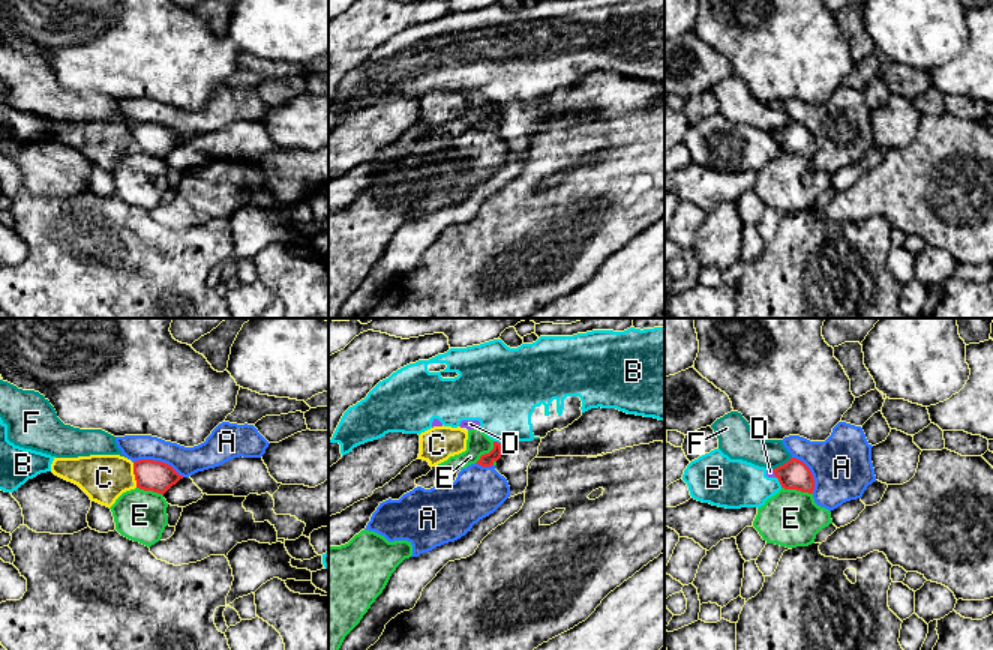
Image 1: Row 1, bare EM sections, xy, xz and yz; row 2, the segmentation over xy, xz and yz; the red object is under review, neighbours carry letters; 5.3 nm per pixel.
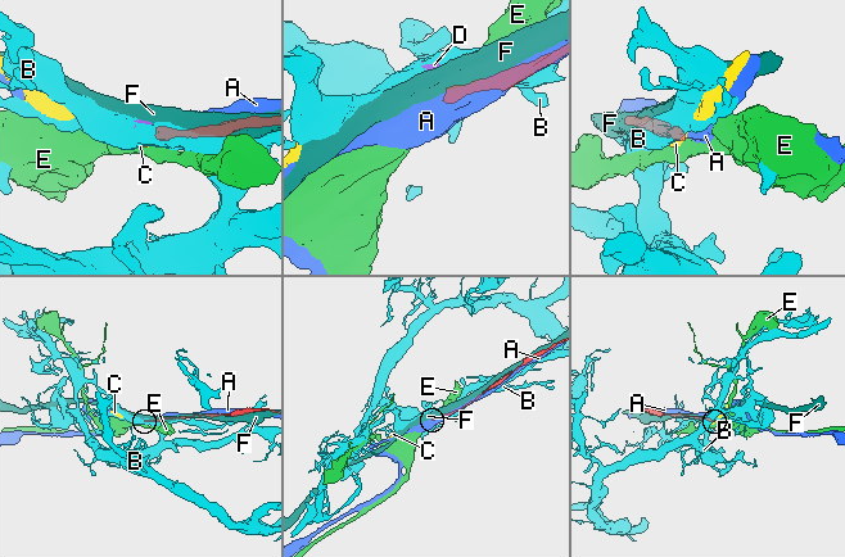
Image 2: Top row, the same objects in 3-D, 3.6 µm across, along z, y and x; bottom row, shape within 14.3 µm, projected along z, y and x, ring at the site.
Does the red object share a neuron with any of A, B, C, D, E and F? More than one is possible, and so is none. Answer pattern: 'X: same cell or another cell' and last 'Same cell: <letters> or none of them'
A: another cell
B: another cell
C: same cell
D: another cell
E: another cell
F: another cell
Same cell: C

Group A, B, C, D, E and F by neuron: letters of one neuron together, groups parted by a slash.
A / B D / C / E / F

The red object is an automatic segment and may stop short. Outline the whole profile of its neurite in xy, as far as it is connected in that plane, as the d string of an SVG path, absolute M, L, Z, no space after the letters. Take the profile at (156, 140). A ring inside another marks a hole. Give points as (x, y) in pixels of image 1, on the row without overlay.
M120 119L54 122L51 135L78 149L92 165L106 171L111 171L123 156L135 152L164 159L183 143L165 126L153 123L132 126Z

